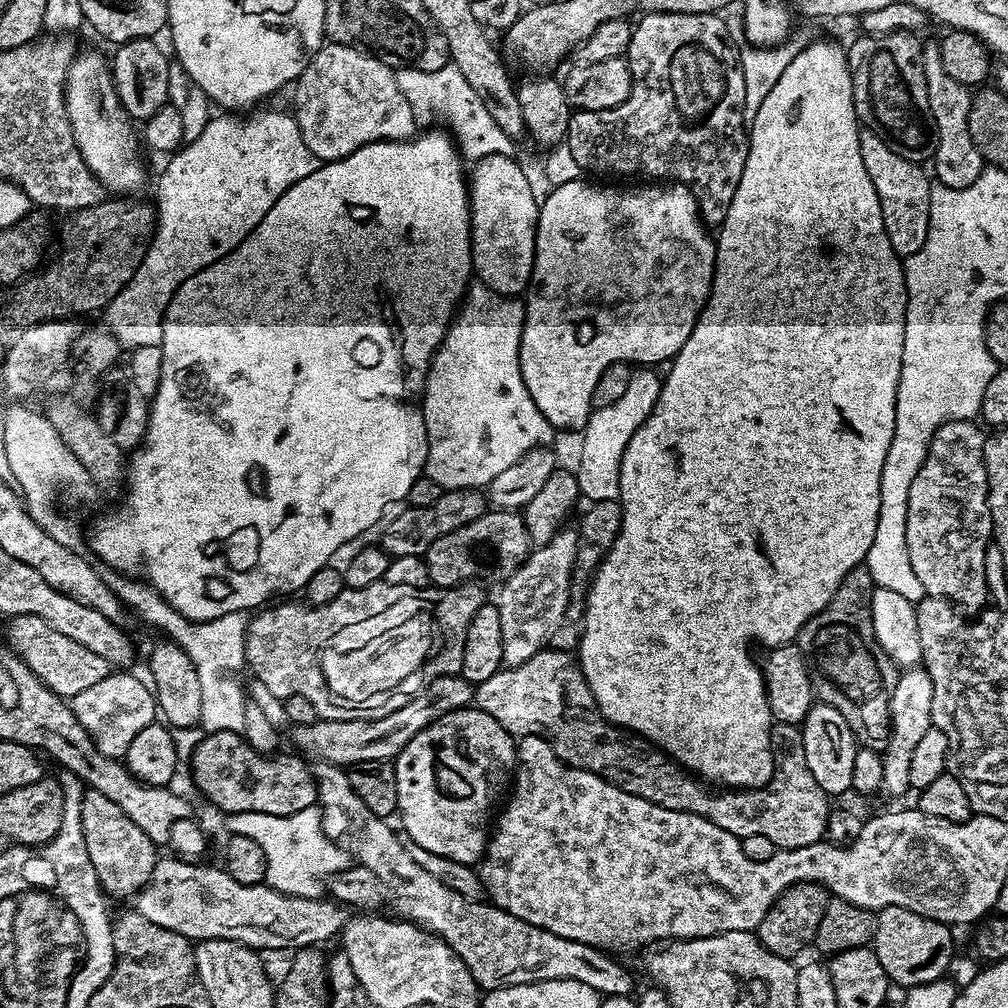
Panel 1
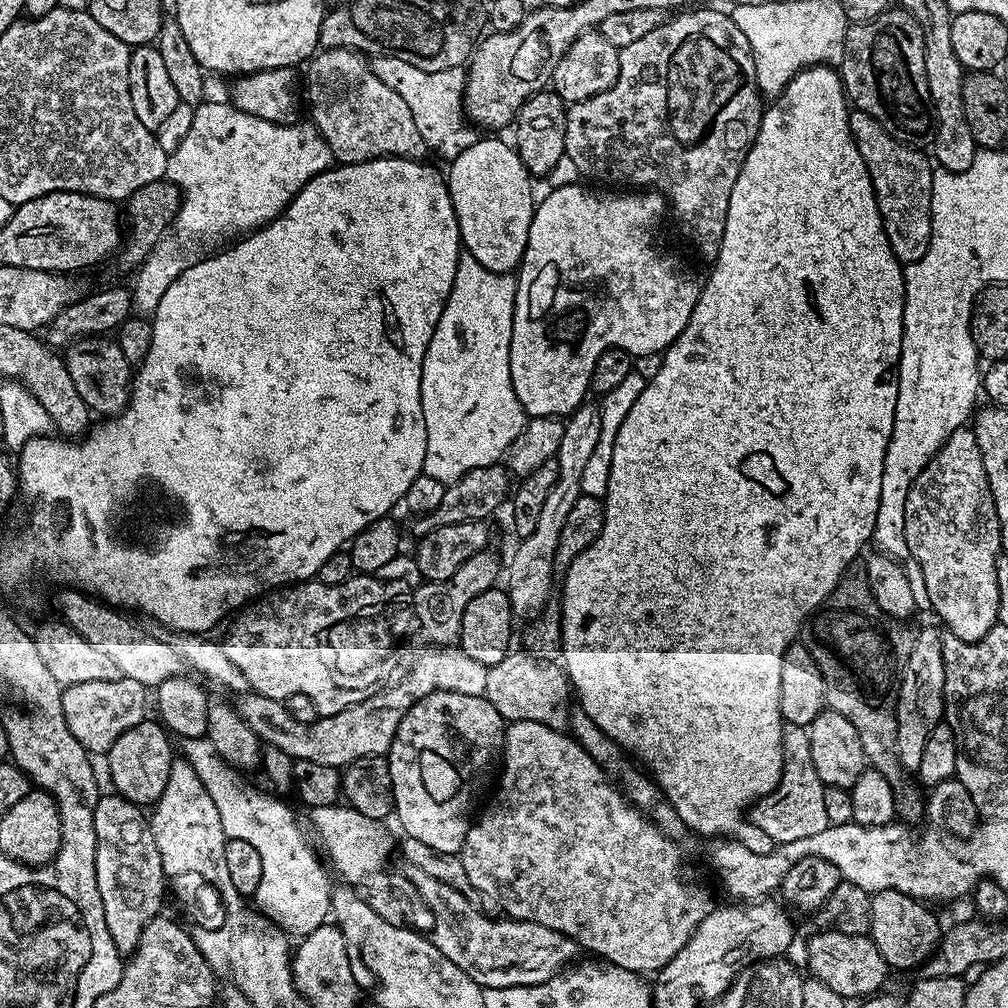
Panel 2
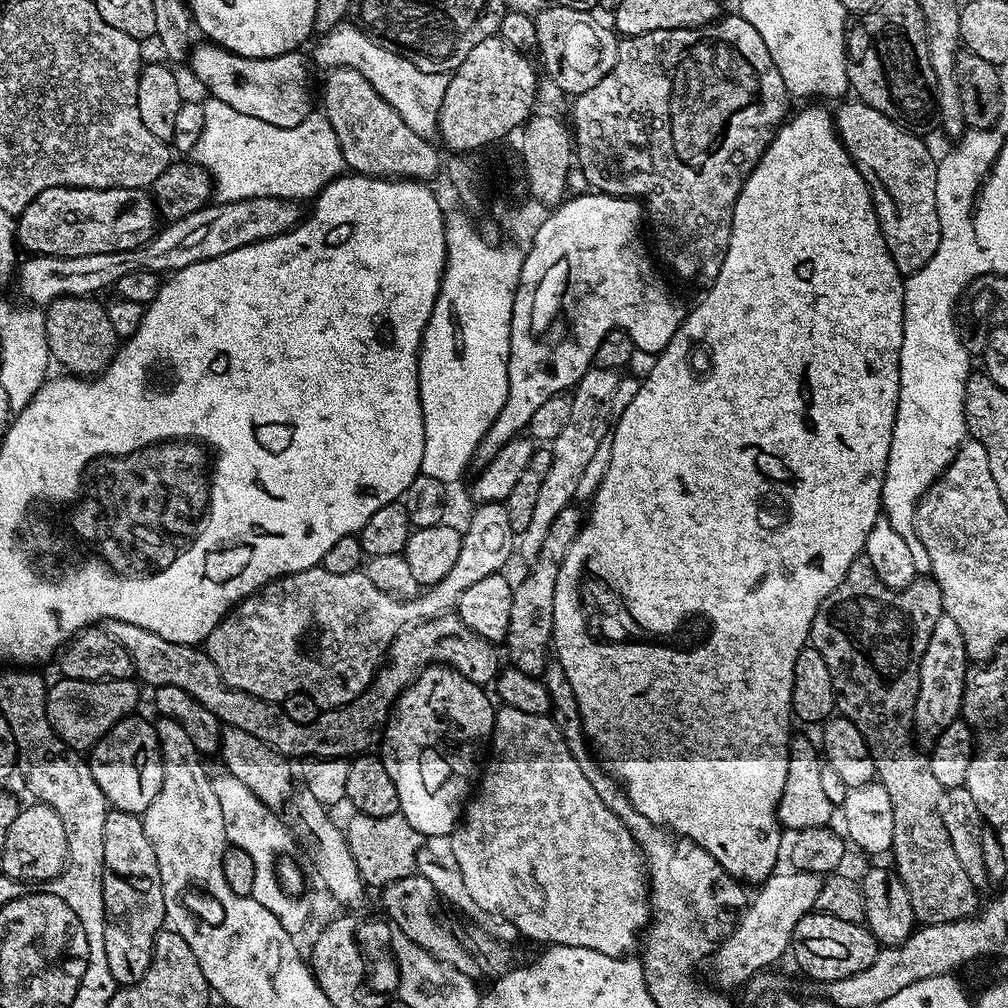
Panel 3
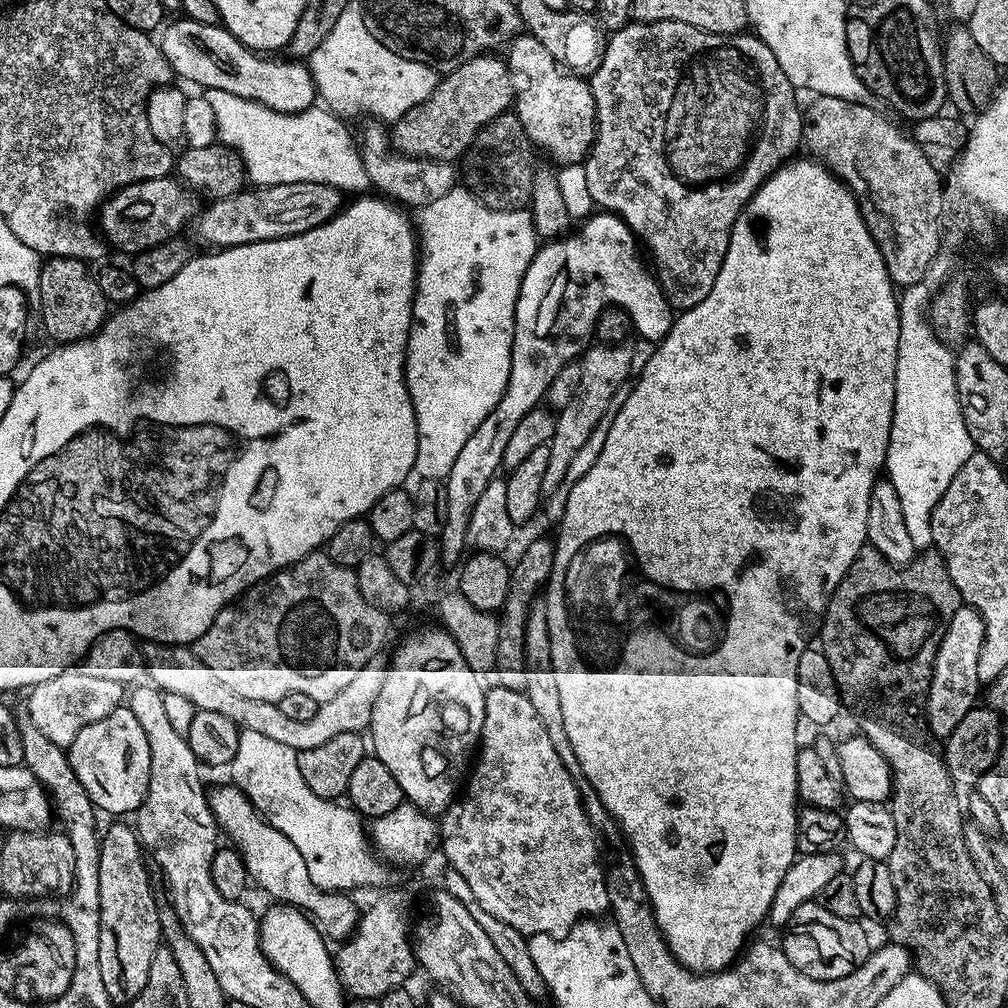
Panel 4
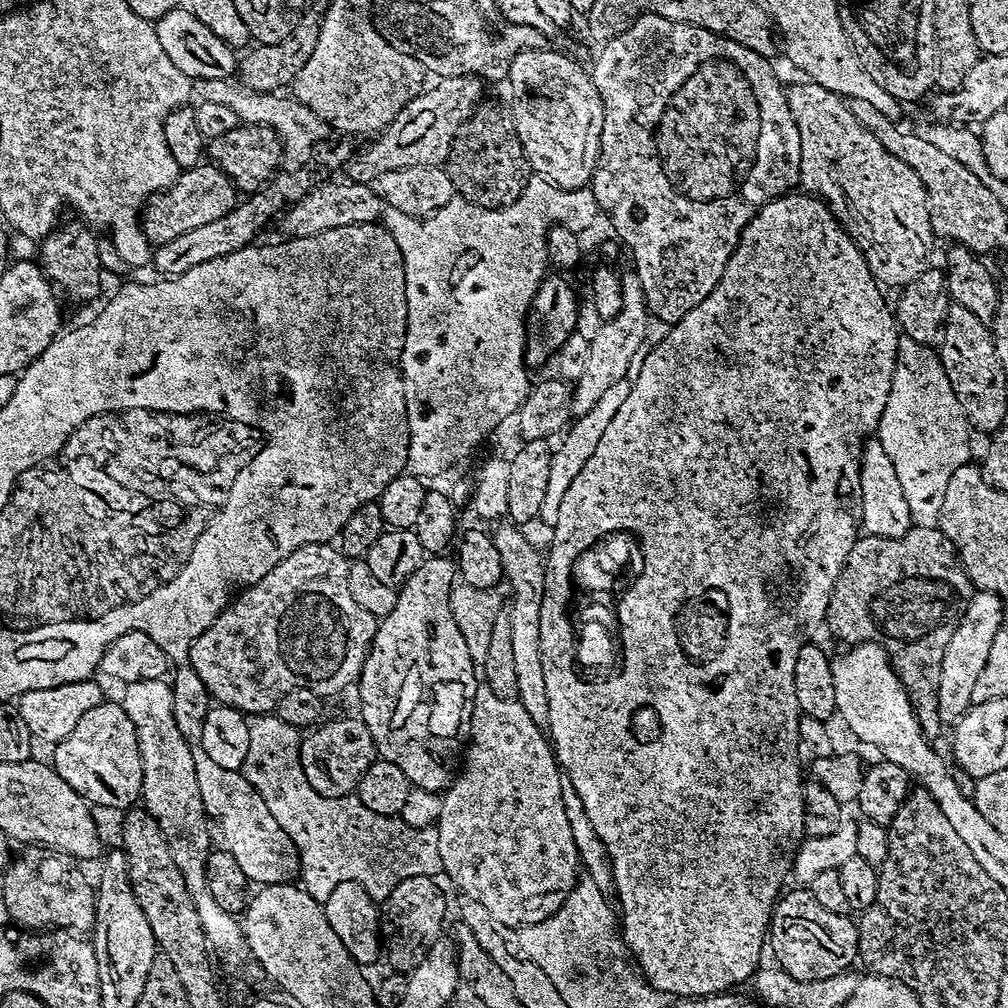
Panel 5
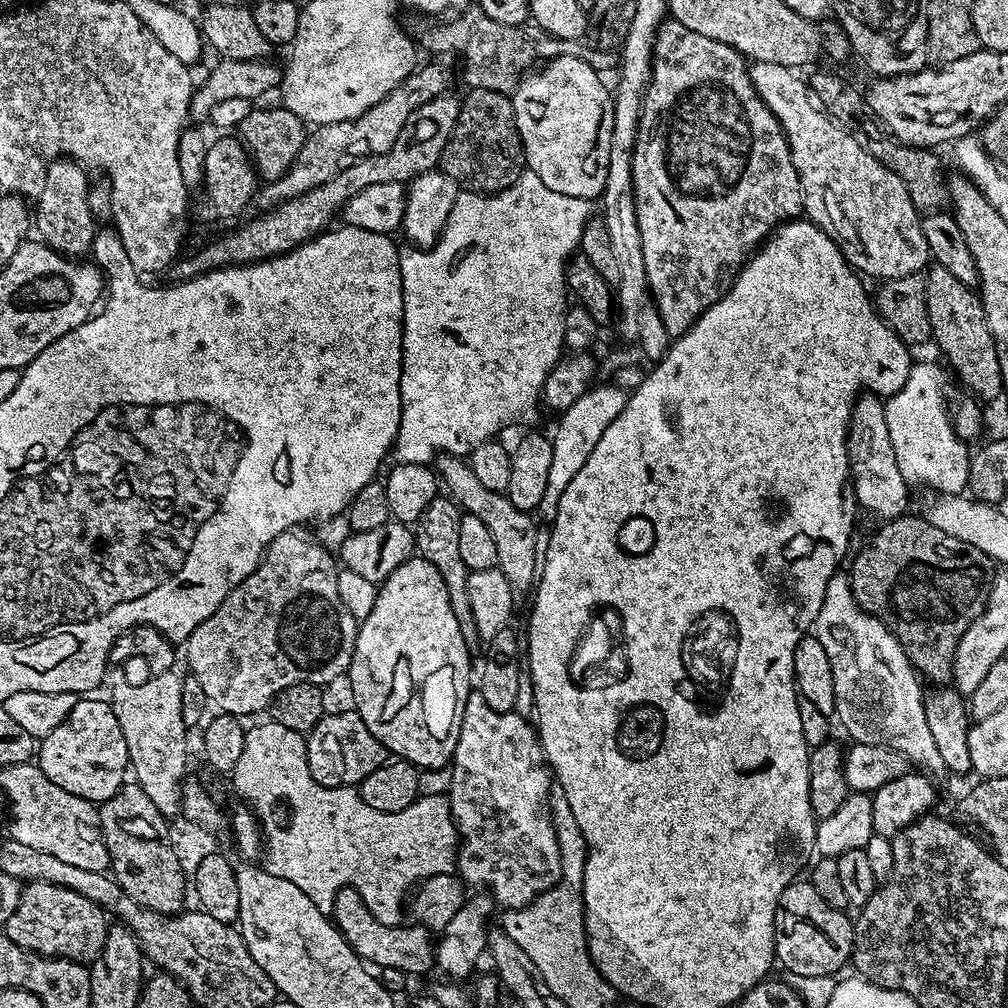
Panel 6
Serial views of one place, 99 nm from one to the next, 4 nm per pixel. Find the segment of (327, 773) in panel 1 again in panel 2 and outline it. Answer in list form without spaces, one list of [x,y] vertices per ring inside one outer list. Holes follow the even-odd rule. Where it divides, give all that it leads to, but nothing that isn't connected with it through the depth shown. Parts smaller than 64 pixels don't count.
[[[413,864],[405,865],[402,873],[432,914],[430,942],[483,989],[541,984],[571,965],[580,954],[579,945],[568,936],[536,922],[511,918],[492,920],[496,918],[474,907],[464,894]]]

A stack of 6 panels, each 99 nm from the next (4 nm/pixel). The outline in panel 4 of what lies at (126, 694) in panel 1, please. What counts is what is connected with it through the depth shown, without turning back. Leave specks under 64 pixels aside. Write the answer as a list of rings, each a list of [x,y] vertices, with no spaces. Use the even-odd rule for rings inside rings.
[[[65,670],[54,678],[38,682],[34,687],[27,689],[26,696],[27,719],[32,720],[34,726],[38,726],[38,731],[45,738],[50,738],[50,742],[54,742],[54,746],[66,750],[70,742],[78,738],[78,733],[90,726],[90,722],[99,722],[101,718],[106,718],[106,714],[125,703],[126,688],[118,682],[94,678],[82,670]]]

